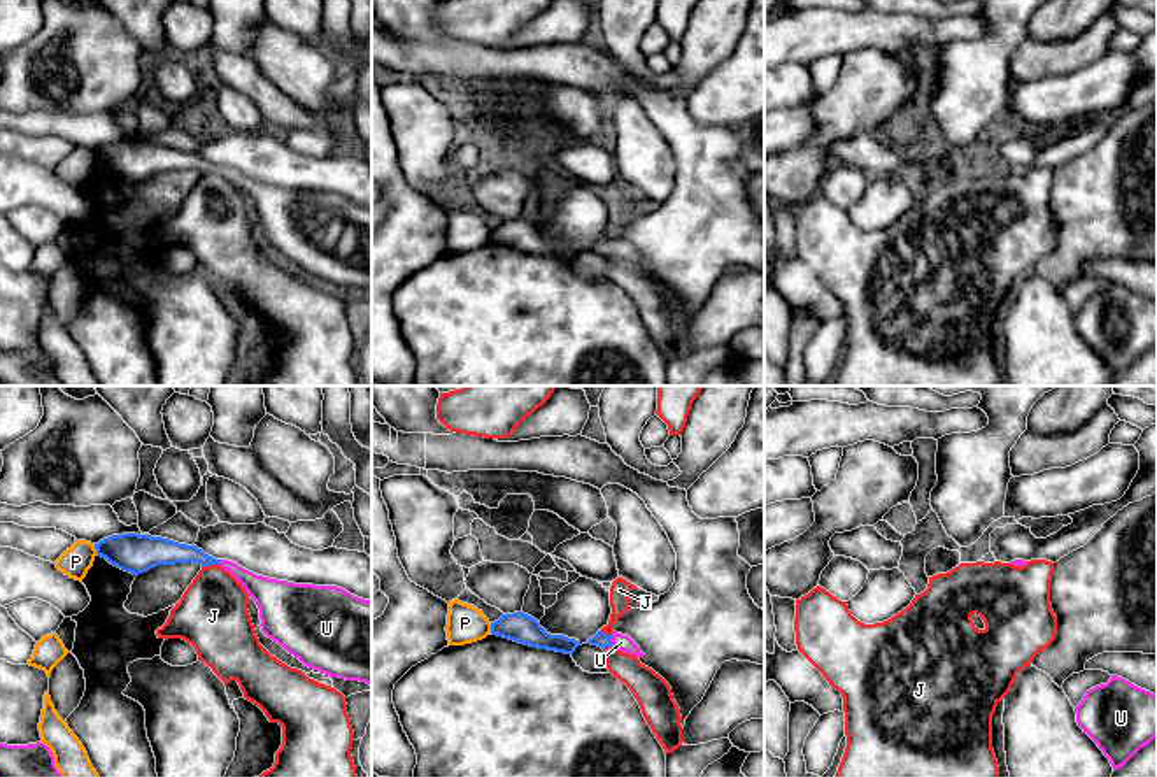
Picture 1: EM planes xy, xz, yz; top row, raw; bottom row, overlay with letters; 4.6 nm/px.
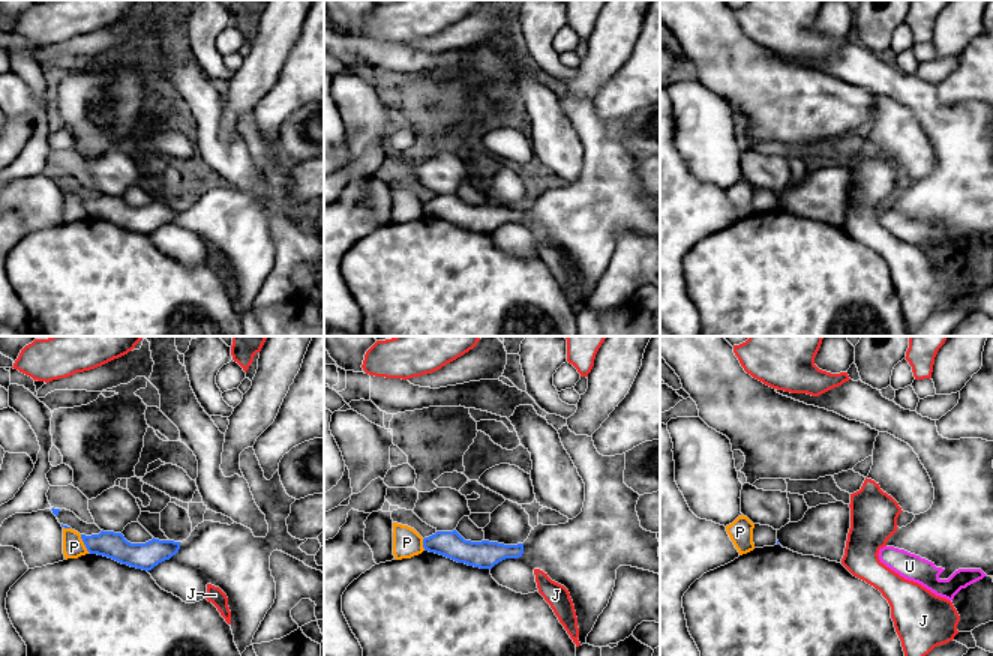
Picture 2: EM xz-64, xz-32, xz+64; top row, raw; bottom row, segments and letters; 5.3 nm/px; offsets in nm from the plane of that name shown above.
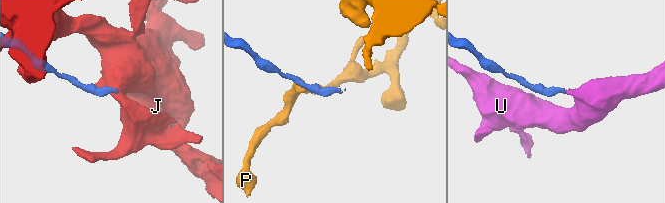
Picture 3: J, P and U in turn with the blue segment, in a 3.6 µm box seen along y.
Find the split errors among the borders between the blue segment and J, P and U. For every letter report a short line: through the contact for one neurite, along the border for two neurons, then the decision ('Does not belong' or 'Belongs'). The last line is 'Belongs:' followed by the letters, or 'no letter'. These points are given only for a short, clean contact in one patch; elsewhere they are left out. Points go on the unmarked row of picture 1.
J: Does not belong
P: Line: xy (93, 151), (97, 160). Does not belong
U: Line: xz (600, 246), (609, 248), (621, 249). Belongs
Belongs: U

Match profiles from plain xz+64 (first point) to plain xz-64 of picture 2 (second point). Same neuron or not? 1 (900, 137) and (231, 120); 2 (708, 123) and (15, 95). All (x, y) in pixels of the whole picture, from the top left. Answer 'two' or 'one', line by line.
1: two
2: one

